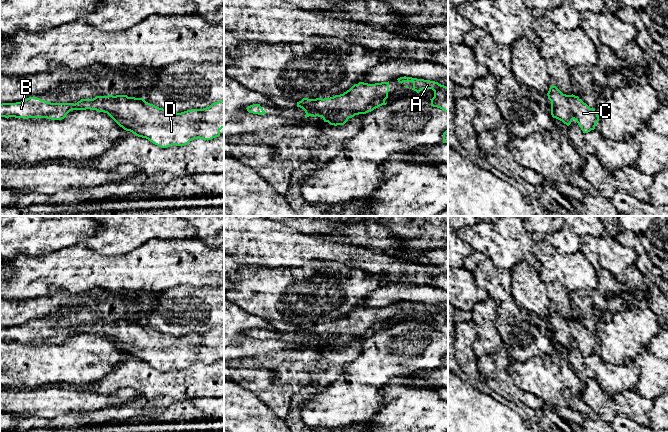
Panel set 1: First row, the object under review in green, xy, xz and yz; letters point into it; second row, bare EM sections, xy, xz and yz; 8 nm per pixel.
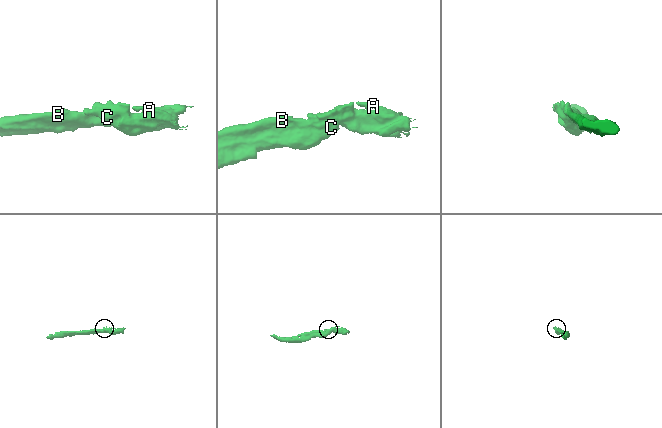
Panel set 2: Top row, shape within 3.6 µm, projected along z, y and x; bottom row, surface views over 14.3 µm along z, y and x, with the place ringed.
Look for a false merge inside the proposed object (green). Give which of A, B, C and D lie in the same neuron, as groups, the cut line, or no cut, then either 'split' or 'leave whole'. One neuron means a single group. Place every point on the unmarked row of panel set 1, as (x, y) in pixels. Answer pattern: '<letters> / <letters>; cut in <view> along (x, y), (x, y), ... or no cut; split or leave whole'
A B C D; no cut; leave whole

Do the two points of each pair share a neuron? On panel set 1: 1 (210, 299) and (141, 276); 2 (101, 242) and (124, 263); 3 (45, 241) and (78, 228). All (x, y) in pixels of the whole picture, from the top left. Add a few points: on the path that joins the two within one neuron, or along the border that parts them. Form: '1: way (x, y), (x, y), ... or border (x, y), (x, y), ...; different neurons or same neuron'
1: border (197, 287), (176, 285), (160, 294); different neurons
2: border (137, 247), (118, 254), (102, 254), (92, 249); different neurons
3: way (53, 235), (70, 230); same neuron

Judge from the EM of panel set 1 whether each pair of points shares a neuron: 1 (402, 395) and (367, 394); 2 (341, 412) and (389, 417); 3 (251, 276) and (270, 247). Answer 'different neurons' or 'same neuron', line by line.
1: different neurons
2: different neurons
3: different neurons

